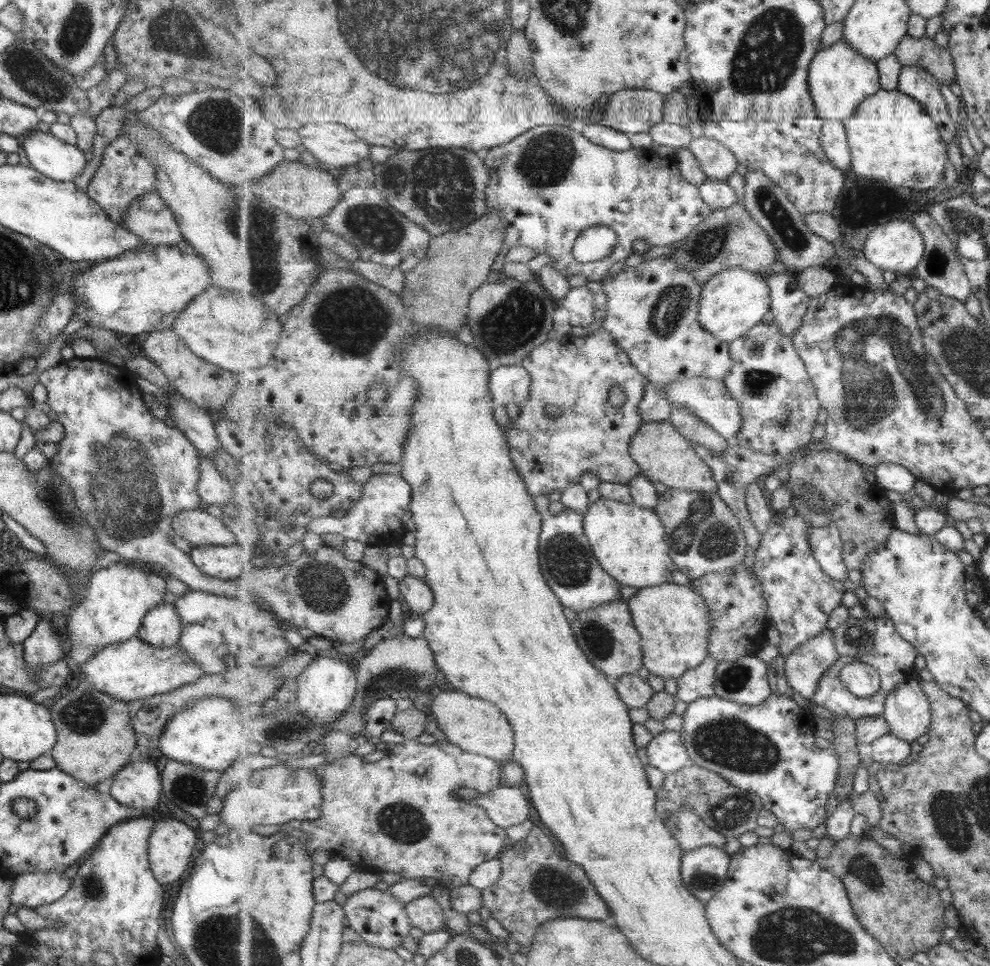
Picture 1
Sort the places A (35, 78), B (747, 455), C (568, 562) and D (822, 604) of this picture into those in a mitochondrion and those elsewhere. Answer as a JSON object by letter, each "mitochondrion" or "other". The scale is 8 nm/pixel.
{"A":"mitochondrion","B":"other","C":"mitochondrion","D":"other"}

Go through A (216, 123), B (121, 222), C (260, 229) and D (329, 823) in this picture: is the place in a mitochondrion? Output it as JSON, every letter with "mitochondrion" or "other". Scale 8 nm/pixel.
{"A":"mitochondrion","B":"other","C":"mitochondrion","D":"other"}

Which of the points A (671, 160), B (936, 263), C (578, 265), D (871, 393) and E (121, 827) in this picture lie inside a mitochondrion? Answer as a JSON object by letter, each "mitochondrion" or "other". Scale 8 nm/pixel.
{"A":"other","B":"mitochondrion","C":"other","D":"mitochondrion","E":"other"}

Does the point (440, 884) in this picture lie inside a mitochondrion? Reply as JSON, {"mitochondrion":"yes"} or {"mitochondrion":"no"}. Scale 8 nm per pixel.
{"mitochondrion":"no"}

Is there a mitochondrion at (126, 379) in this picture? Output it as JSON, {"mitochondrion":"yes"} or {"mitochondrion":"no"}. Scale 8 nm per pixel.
{"mitochondrion":"no"}

